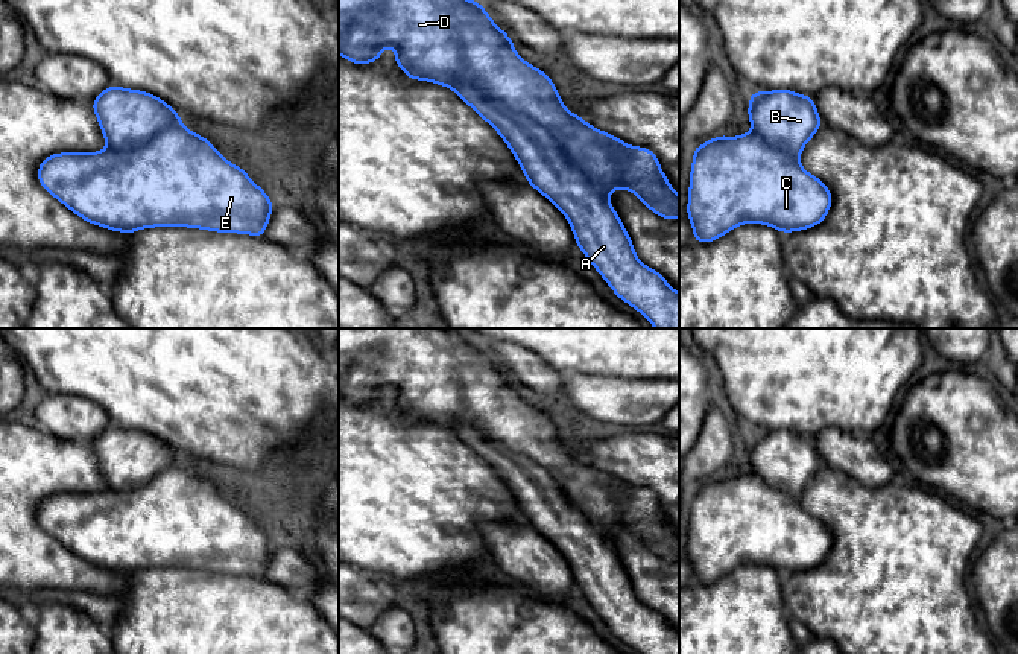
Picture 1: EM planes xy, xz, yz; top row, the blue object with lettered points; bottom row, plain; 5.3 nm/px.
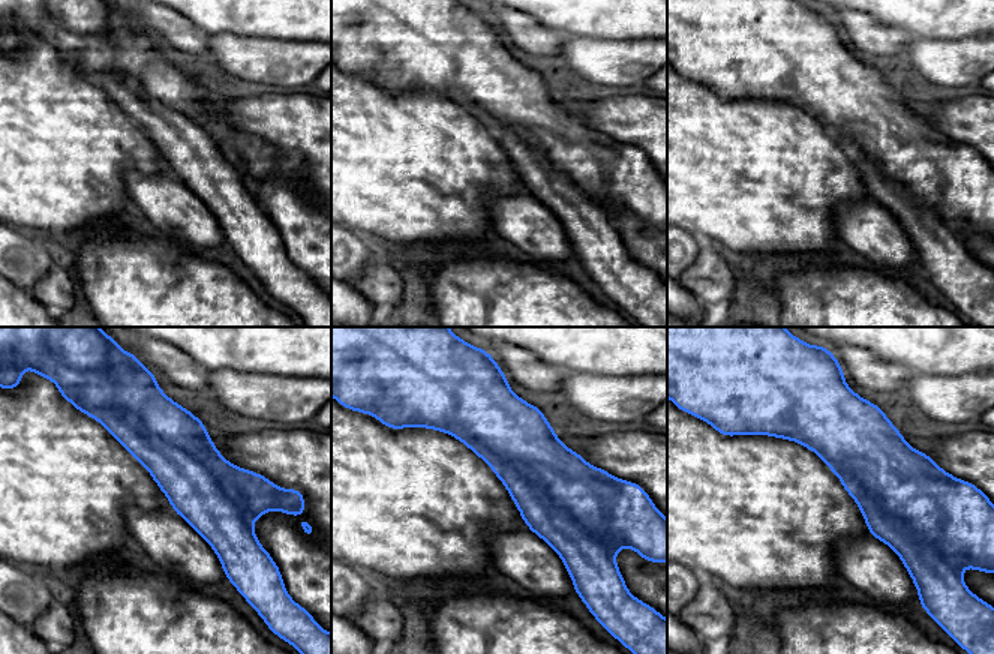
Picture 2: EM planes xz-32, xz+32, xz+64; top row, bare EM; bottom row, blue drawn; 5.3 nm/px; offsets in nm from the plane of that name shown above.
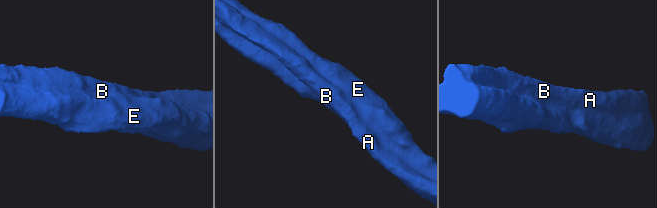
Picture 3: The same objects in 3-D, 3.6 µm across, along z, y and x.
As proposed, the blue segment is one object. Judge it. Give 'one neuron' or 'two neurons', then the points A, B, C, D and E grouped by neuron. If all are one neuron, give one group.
one neuron | A B C D E

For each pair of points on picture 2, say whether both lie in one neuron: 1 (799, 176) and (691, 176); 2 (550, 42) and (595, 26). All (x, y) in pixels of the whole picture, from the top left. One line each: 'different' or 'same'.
1: same
2: different

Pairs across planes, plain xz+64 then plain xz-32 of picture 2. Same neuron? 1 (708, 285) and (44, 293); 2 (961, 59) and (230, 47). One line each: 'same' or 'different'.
1: same
2: same

